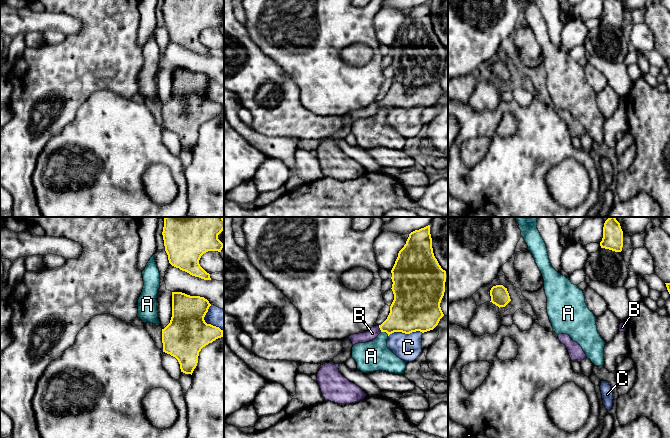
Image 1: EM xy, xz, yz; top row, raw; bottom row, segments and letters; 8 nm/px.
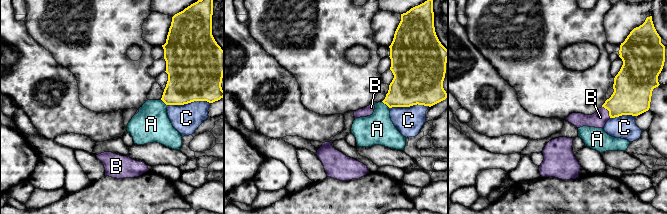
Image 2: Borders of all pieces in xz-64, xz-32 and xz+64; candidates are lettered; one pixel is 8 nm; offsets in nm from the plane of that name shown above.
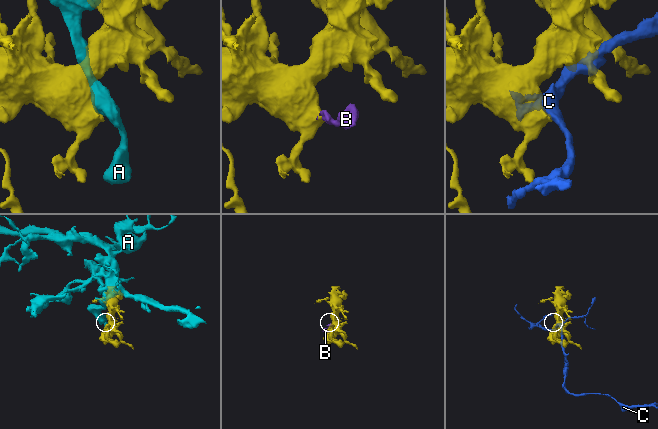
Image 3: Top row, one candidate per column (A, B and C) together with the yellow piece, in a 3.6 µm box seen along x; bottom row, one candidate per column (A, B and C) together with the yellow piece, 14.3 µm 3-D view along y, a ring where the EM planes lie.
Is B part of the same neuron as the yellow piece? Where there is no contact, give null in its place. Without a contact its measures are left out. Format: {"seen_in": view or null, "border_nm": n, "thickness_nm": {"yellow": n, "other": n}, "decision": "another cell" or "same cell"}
{"seen_in": "xz", "border_nm": 50, "thickness_nm": {"yellow": 280, "other": 90}, "decision": "same cell"}

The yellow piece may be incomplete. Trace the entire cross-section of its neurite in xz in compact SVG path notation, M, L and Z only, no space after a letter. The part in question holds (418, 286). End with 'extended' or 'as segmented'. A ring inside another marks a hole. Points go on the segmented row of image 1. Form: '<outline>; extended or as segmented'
M430 225L409 234L391 270L394 300L387 319L368 331L349 336L352 344L373 341L381 332L410 334L433 330L444 316L440 303L446 271L434 256Z; extended

